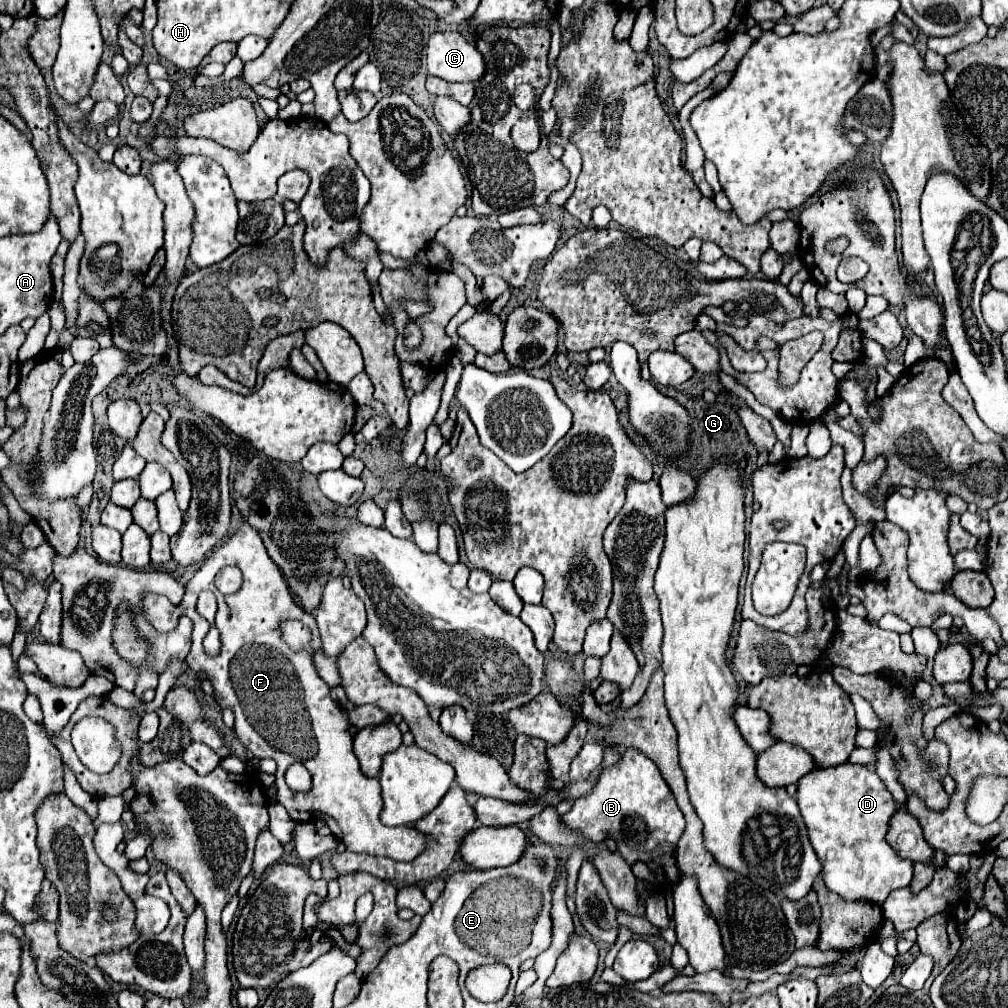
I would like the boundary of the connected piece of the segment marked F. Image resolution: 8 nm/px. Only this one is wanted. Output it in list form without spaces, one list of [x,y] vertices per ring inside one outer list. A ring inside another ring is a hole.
[[[243,523],[221,547],[215,547],[211,557],[203,561],[187,583],[181,611],[193,621],[193,645],[187,655],[189,667],[195,673],[205,671],[209,675],[221,709],[231,707],[235,711],[237,739],[257,759],[271,757],[277,761],[277,795],[289,817],[293,821],[311,821],[321,813],[333,835],[339,841],[343,837],[349,851],[381,855],[393,861],[415,859],[429,841],[415,827],[385,827],[379,821],[381,785],[377,777],[365,777],[359,769],[347,711],[331,699],[331,687],[319,679],[309,655],[289,651],[283,639],[279,639],[275,627],[283,619],[299,619],[313,627],[313,647],[321,649],[315,617],[295,605],[279,567],[267,555],[255,527]],[[227,565],[243,571],[243,585],[233,595],[219,593],[213,583],[217,571]],[[203,589],[213,591],[219,603],[215,615],[221,639],[219,655],[207,655],[203,649],[203,639],[211,629],[209,621],[195,609],[197,595]],[[293,763],[301,763],[311,773],[311,789],[305,793],[291,791],[285,783],[285,771]]]

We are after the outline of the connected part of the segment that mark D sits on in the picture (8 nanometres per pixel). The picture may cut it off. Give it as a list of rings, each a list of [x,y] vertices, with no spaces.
[[[843,763],[837,767],[811,771],[799,781],[797,787],[797,803],[807,825],[811,845],[823,865],[825,885],[829,891],[841,895],[843,899],[869,899],[881,905],[891,891],[903,889],[911,883],[913,863],[901,859],[895,849],[885,841],[885,835],[889,831],[889,819],[895,815],[897,805],[875,771],[865,765]]]

